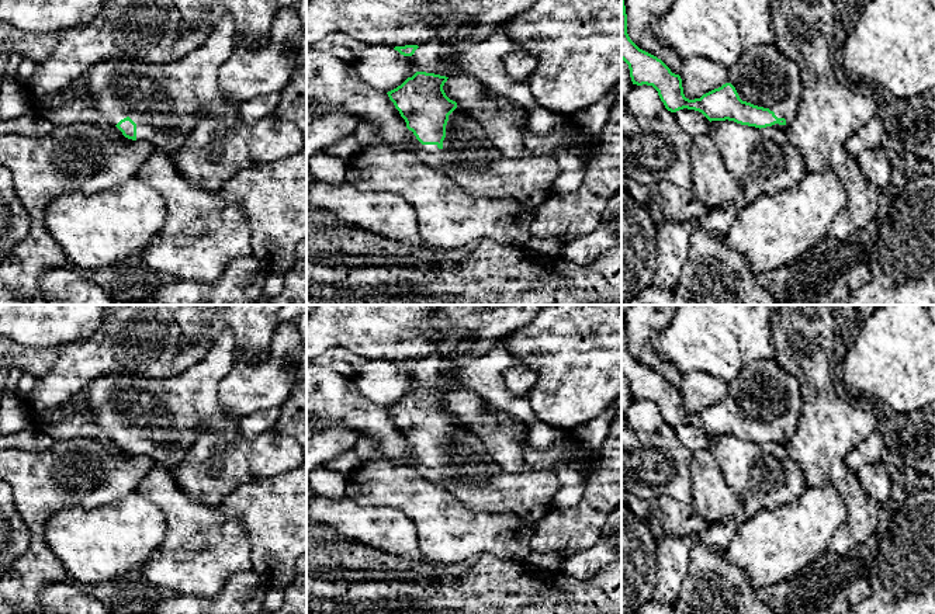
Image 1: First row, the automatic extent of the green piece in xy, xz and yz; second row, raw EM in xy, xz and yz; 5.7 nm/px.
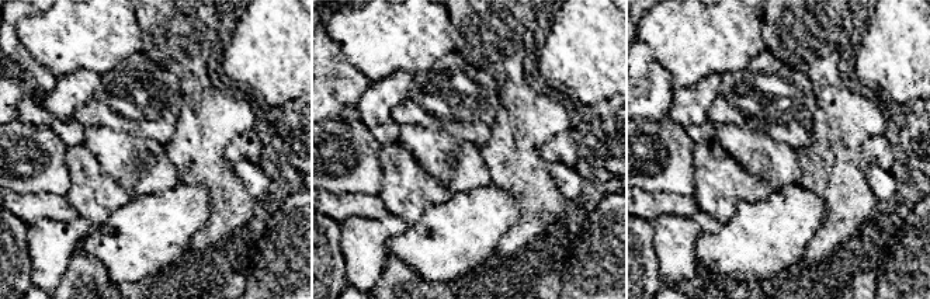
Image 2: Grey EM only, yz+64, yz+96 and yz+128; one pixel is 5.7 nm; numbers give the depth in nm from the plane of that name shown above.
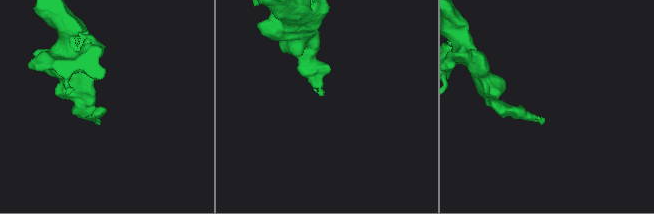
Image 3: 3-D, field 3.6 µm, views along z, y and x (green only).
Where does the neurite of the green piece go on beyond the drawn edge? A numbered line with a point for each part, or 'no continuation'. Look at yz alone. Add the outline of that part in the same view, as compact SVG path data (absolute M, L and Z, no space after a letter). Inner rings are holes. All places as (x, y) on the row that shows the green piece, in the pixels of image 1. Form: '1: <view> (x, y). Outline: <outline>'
1: yz (762, 76). Outline: M775 44L759 45L747 51L730 69L727 83L731 83L742 101L758 107L769 108L778 118L785 118L786 124L772 126L787 126L793 122L799 111L801 91L800 72L797 65L785 58Z

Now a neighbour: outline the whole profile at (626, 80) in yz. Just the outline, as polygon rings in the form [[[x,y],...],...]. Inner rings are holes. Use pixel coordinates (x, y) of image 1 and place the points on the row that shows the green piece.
[[[621,59],[621,98],[626,98],[631,87],[633,87],[633,81],[630,77],[628,65]]]

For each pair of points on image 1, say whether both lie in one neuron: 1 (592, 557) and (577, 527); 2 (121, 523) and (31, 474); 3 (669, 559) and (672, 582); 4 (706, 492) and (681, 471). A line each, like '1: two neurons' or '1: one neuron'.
1: two neurons
2: two neurons
3: one neuron
4: two neurons

